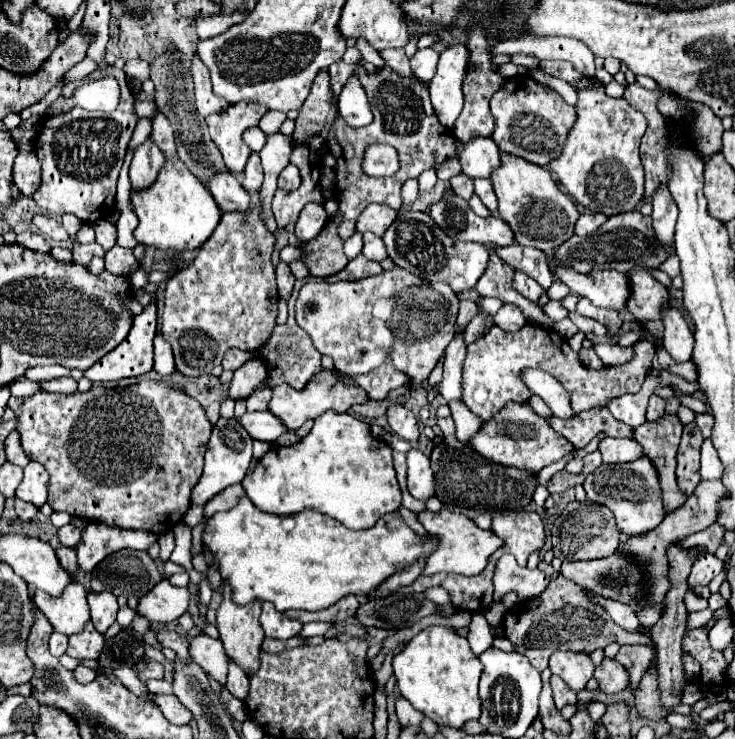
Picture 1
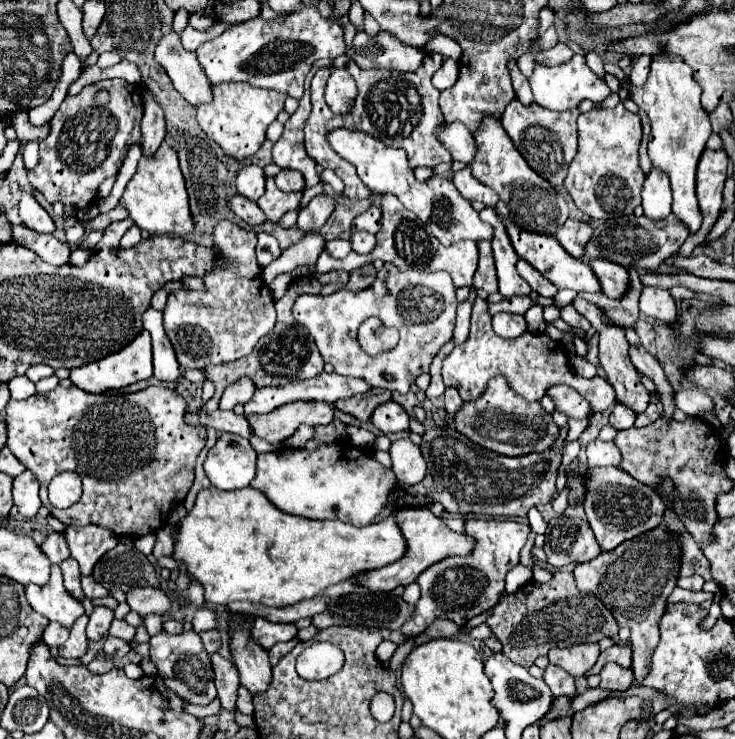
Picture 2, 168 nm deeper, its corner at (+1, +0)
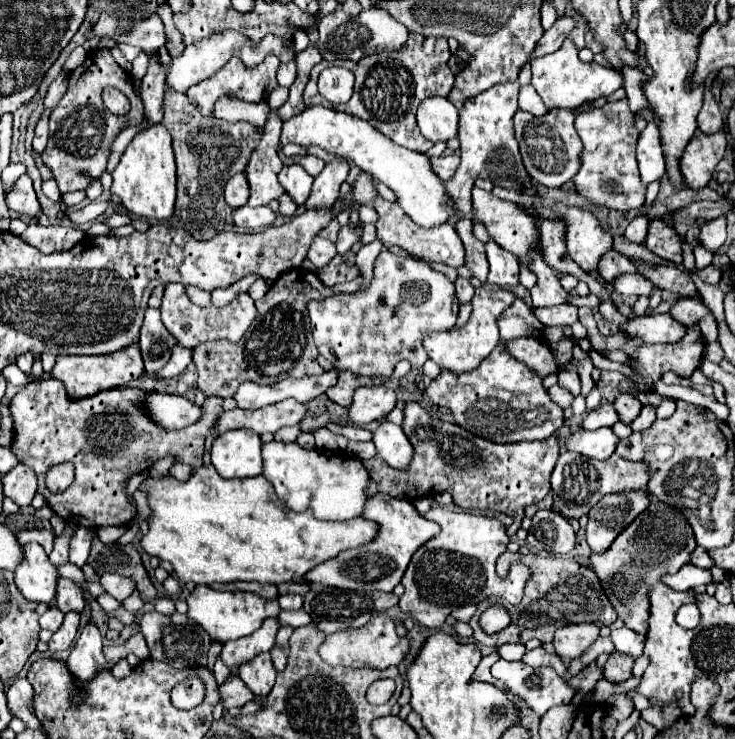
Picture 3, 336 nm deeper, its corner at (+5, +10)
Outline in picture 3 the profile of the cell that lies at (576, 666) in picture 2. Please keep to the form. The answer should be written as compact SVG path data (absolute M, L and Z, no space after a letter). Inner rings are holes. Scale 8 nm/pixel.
M587 622L567 624L555 632L553 646L561 658L573 660L579 658L589 648L589 644L593 644L597 638L599 638L597 624L587 624Z

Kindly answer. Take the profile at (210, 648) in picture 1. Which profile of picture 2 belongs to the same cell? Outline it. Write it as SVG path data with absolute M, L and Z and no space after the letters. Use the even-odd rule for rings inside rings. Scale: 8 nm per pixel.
M209 654L213 672L215 672L215 686L217 686L217 698L221 700L221 706L227 710L235 710L237 700L237 688L239 688L239 674L237 668L225 660L221 654Z

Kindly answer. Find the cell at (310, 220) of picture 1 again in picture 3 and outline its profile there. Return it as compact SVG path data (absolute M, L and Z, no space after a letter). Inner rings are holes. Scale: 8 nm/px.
M335 158L325 164L319 176L315 176L313 192L309 196L309 202L305 202L305 208L321 208L329 206L339 196L339 186L345 182L349 174L349 162L345 158Z

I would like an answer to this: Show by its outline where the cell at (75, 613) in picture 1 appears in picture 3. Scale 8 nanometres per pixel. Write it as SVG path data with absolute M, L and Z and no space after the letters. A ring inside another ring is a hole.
M37 542L23 544L23 560L15 568L15 584L27 600L53 602L57 576L57 568Z

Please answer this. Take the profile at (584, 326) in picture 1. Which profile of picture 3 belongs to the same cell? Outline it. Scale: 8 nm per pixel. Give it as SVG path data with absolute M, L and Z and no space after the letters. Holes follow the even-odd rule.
M565 304L565 306L549 306L549 308L537 308L535 316L545 326L573 326L577 322L577 306Z

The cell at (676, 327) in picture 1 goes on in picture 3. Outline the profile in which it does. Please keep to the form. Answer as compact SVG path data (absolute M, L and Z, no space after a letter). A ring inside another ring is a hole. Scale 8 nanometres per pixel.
M621 274L613 280L613 288L621 296L649 296L655 286L639 274Z

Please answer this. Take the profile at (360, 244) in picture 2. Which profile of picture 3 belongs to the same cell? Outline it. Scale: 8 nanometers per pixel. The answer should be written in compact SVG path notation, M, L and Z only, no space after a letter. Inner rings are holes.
M343 226L343 228L339 230L337 242L335 242L337 254L345 254L357 240L359 240L359 230L353 230L353 228L349 228L349 226Z

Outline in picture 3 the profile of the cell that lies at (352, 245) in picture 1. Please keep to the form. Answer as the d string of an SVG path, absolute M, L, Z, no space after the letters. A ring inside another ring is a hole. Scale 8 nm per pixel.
M317 236L313 242L311 242L311 248L307 252L307 260L315 266L315 268L323 268L337 252L333 250L333 242L327 240L327 238L321 238Z

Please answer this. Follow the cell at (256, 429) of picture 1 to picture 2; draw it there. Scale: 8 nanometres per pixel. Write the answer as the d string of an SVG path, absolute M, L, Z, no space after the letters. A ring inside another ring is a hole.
M215 410L215 412L189 412L187 416L189 424L193 426L213 426L219 432L231 432L231 434L239 434L245 438L253 436L253 428L247 420L245 414L235 414L233 410Z

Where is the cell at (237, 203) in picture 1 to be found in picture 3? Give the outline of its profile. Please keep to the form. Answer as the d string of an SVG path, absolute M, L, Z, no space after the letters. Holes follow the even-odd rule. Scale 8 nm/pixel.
M241 206L241 210L233 212L233 218L239 228L255 232L255 230L271 226L275 220L275 212L269 206L257 206L257 208Z

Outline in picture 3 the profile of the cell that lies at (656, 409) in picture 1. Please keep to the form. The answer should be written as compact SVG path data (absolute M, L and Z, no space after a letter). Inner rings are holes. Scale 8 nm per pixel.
M643 406L641 414L635 418L635 422L631 424L631 428L633 428L635 432L647 430L653 422L655 422L655 408L653 408L653 406Z

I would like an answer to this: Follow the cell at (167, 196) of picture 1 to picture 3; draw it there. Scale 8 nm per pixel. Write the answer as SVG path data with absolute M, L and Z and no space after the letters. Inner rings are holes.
M153 124L135 134L121 162L113 172L111 192L121 198L121 204L135 216L149 220L167 220L173 216L175 202L175 158L171 150L171 134L163 124Z

